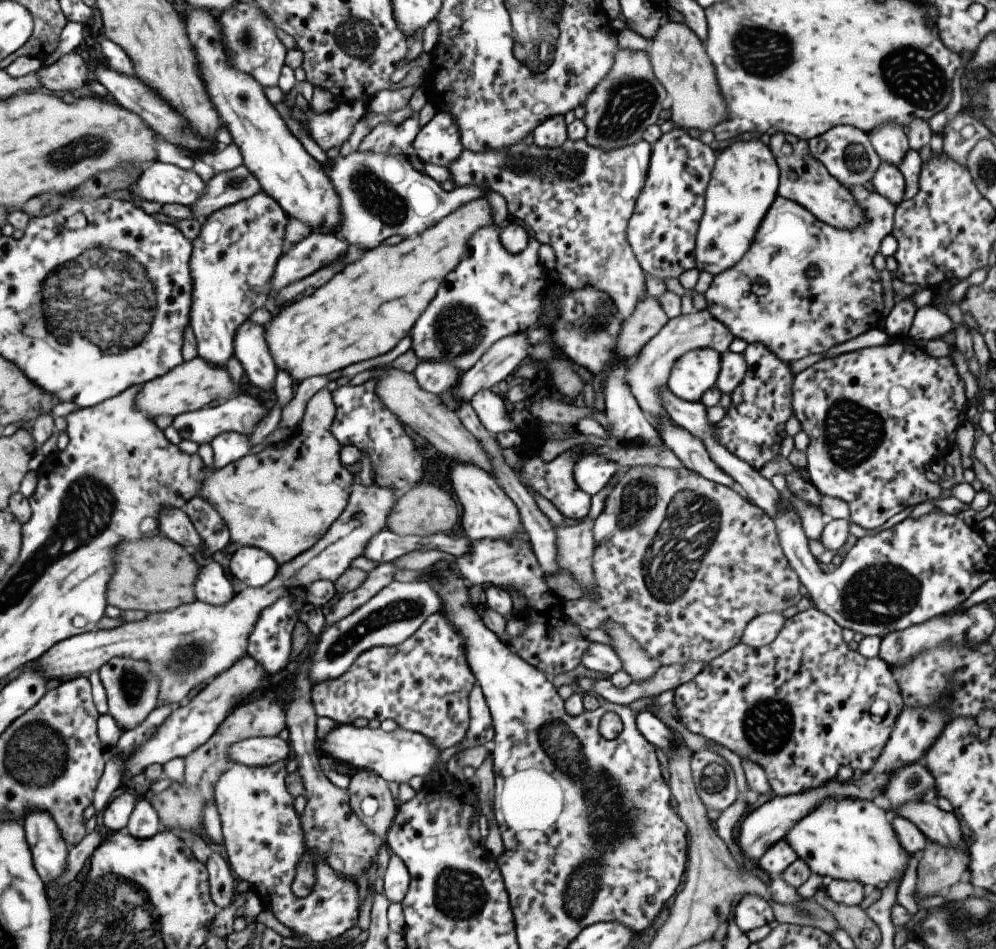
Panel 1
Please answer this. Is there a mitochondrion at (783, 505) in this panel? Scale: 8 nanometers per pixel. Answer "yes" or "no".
no

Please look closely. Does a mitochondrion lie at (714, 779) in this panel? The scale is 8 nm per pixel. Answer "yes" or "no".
yes

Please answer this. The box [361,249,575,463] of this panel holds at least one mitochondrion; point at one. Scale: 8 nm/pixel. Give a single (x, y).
(459, 330)

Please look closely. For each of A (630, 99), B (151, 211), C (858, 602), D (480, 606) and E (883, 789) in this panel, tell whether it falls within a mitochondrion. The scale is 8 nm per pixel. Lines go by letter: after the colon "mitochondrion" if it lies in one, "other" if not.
A: mitochondrion
B: other
C: mitochondrion
D: other
E: other

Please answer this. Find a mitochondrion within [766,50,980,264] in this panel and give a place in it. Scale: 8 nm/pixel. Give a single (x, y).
(856, 159)

